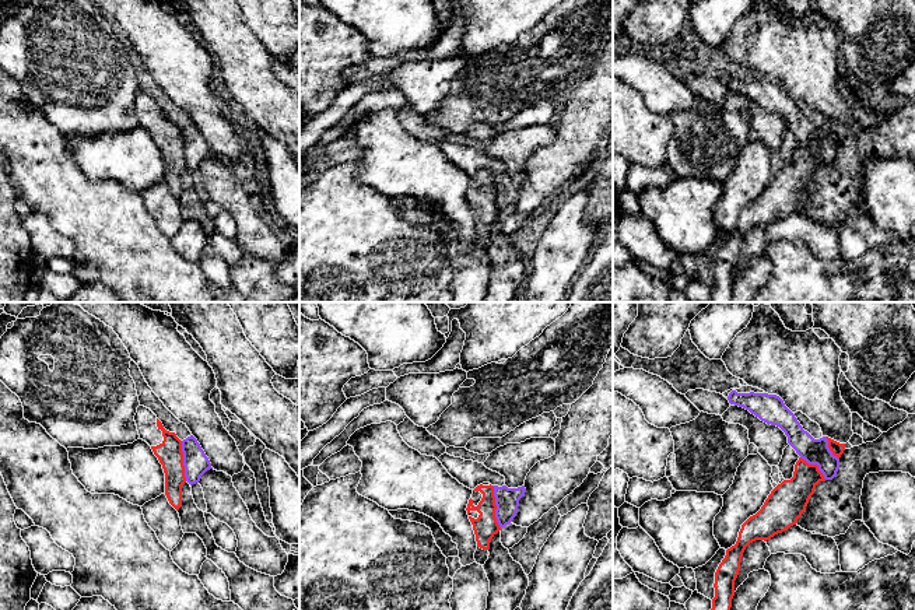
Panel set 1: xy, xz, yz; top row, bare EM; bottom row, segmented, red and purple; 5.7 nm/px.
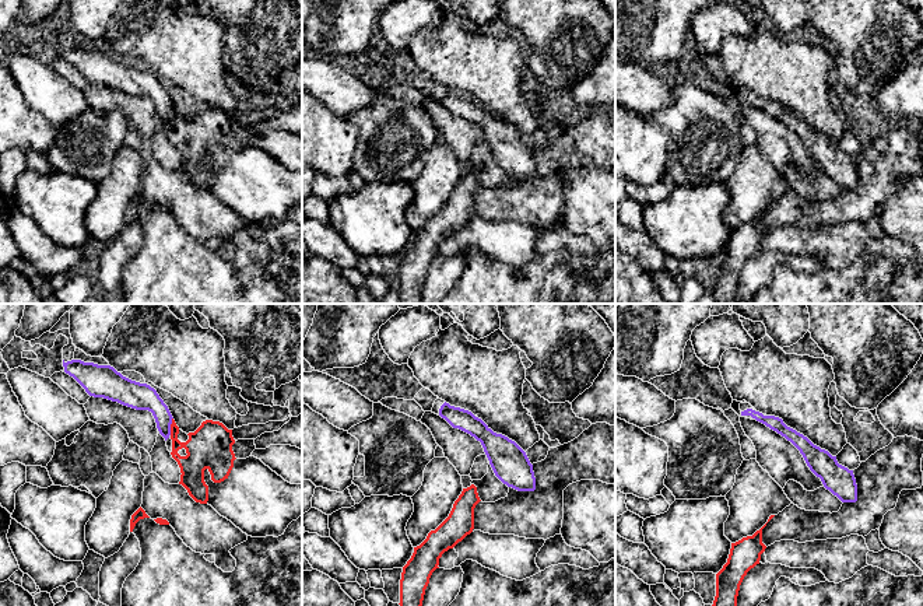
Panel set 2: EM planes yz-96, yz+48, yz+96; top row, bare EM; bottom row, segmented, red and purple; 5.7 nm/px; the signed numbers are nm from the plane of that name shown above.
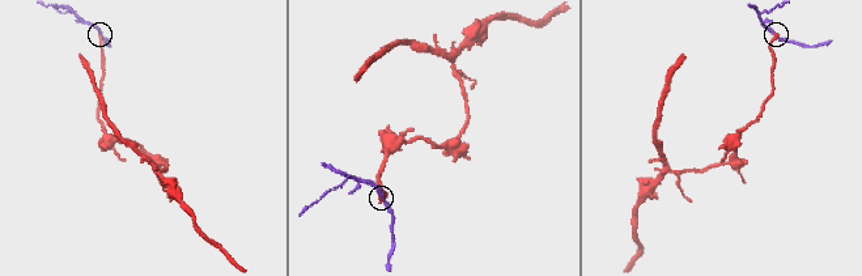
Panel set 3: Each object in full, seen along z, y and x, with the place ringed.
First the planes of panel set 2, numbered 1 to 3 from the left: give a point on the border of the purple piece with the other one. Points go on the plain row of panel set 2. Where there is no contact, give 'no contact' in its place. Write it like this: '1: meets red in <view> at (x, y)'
1: meets red in yz-96 at (171, 112)
2: no contact
3: no contact

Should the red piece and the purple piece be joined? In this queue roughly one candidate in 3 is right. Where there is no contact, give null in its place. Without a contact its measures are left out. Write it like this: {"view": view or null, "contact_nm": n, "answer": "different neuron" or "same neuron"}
{"view": "xz", "contact_nm": 260, "answer": "different neuron"}

